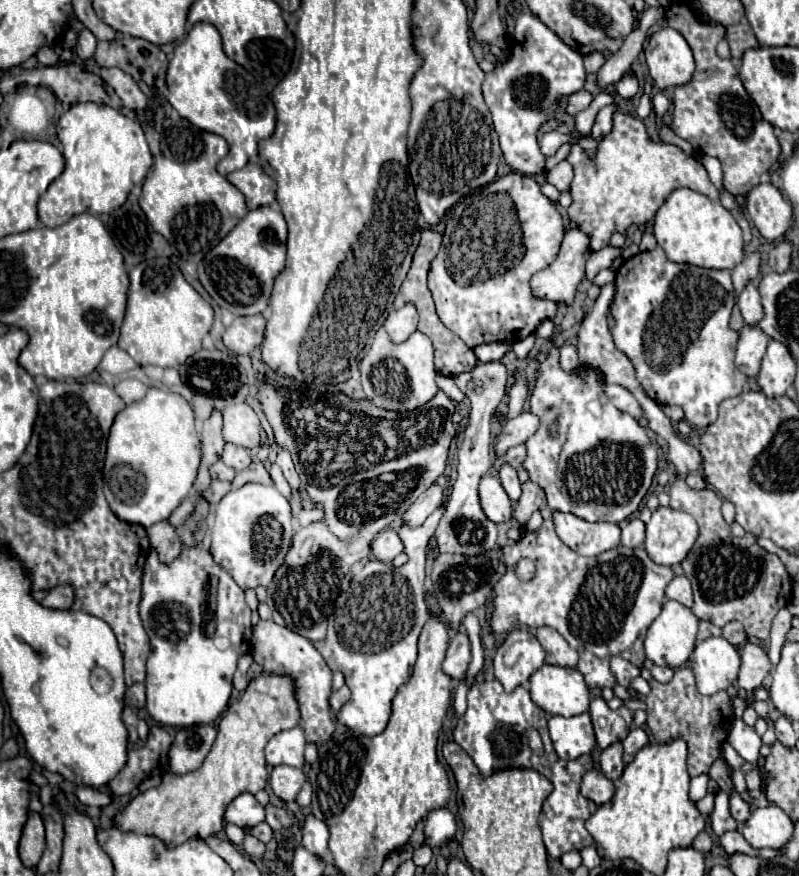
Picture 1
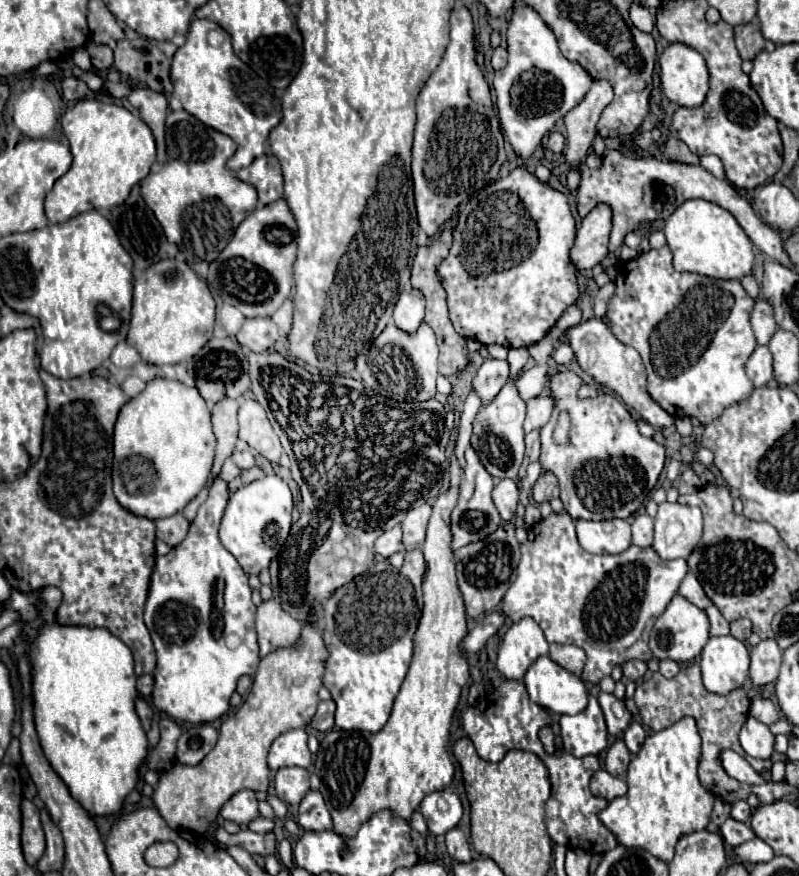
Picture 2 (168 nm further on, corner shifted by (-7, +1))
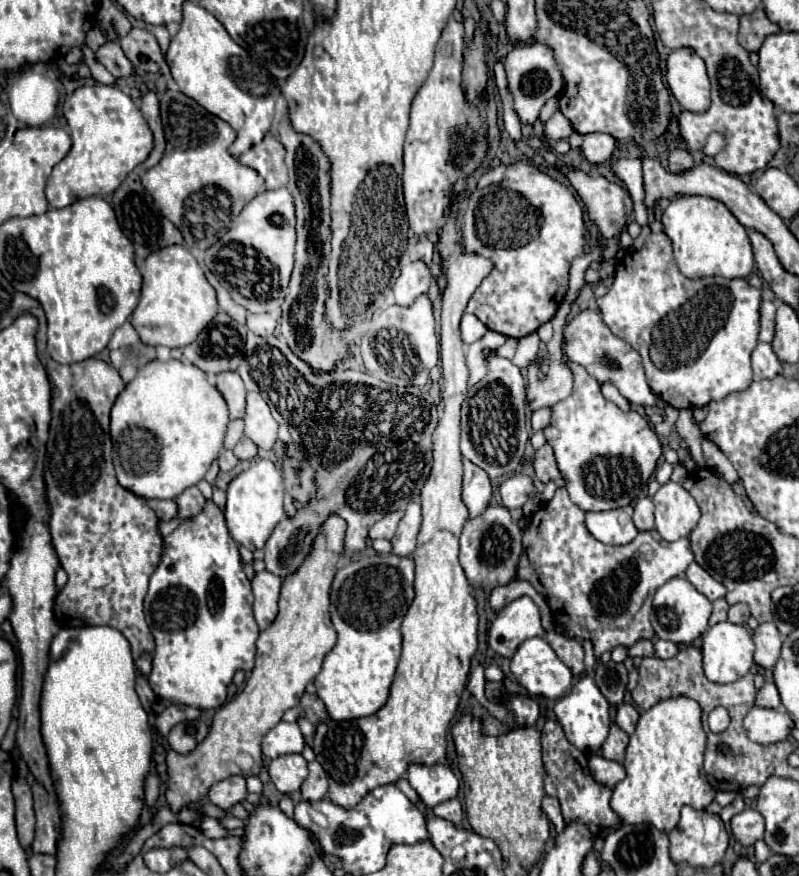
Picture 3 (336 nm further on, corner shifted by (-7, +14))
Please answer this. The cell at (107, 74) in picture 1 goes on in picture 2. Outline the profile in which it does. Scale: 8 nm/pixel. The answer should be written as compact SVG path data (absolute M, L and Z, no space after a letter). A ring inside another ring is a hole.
M133 89L129 93L129 103L139 111L141 119L151 127L151 133L157 143L157 163L166 161L165 122L167 117L167 101L163 93L151 89Z

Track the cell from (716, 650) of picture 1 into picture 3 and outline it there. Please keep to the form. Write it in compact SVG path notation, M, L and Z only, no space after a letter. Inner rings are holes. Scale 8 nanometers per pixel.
M719 622L703 634L703 670L711 682L729 684L749 672L755 644L745 626Z

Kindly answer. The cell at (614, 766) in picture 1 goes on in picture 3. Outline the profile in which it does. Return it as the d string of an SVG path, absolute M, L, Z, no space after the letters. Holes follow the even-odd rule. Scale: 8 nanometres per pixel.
M613 724L611 730L609 730L609 736L607 736L607 740L605 740L603 748L601 748L601 754L603 754L607 760L623 762L627 742L629 742L629 736L627 736L617 724Z

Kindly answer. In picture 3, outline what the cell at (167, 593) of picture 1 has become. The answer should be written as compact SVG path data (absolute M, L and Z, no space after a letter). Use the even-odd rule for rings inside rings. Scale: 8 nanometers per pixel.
M207 500L197 516L183 520L163 538L163 556L157 570L151 574L149 592L145 596L145 616L157 644L153 670L149 674L153 692L171 704L185 704L199 710L221 708L227 700L227 686L233 674L239 668L249 672L253 666L259 628L253 618L253 592L243 570L239 546L227 532L223 510L213 500Z

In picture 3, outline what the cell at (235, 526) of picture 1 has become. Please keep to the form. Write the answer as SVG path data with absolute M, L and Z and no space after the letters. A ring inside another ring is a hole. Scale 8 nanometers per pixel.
M255 460L249 470L241 472L235 480L231 480L227 488L227 506L225 506L225 522L229 534L241 546L259 550L269 540L275 526L285 518L283 510L283 474L271 460Z

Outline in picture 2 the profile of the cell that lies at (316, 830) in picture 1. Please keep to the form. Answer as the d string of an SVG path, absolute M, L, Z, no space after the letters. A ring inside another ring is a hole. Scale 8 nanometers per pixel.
M309 791L299 805L299 825L305 831L325 831L331 829L331 815L319 791Z

